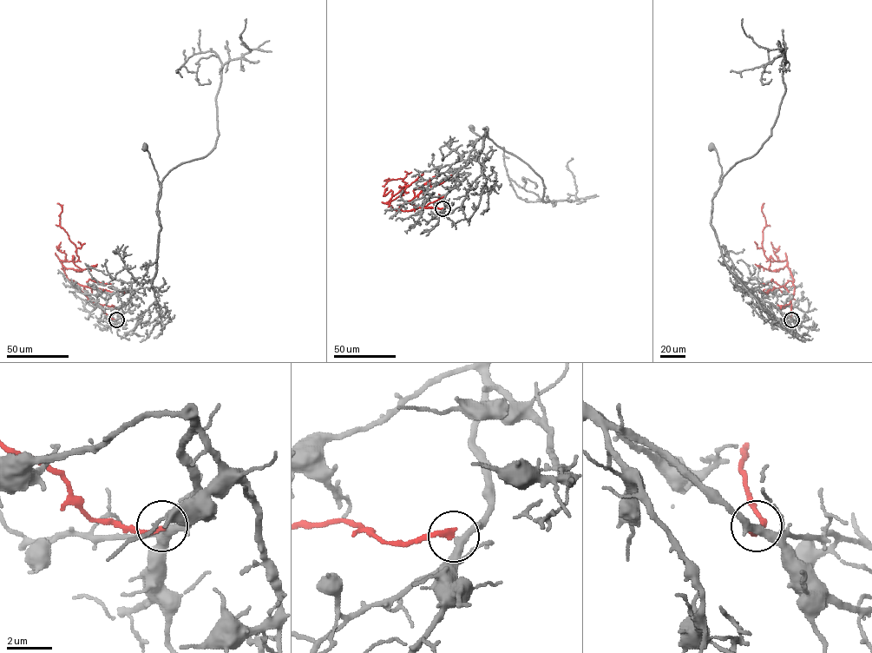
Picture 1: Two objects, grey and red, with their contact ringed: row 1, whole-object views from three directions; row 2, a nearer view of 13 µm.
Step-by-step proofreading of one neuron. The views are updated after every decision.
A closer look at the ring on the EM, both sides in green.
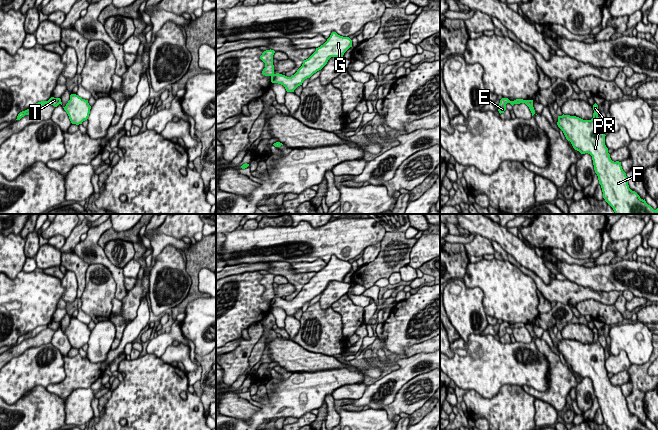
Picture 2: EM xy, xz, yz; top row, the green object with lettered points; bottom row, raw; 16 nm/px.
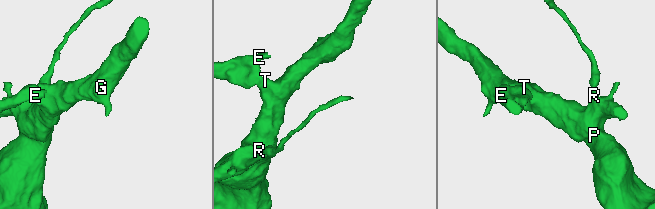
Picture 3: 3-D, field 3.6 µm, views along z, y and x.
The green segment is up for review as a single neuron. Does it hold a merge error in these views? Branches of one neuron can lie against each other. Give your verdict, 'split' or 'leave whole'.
split

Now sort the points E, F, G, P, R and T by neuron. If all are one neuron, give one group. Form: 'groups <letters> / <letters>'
groups E / F G P R T

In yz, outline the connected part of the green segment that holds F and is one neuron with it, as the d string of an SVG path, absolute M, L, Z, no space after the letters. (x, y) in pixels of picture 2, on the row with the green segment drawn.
M593 105L593 118L583 120L576 116L558 116L558 127L573 148L592 156L595 173L601 185L603 198L615 214L658 214L645 199L629 188L621 162L612 161L605 145L605 125L598 117L598 105Z

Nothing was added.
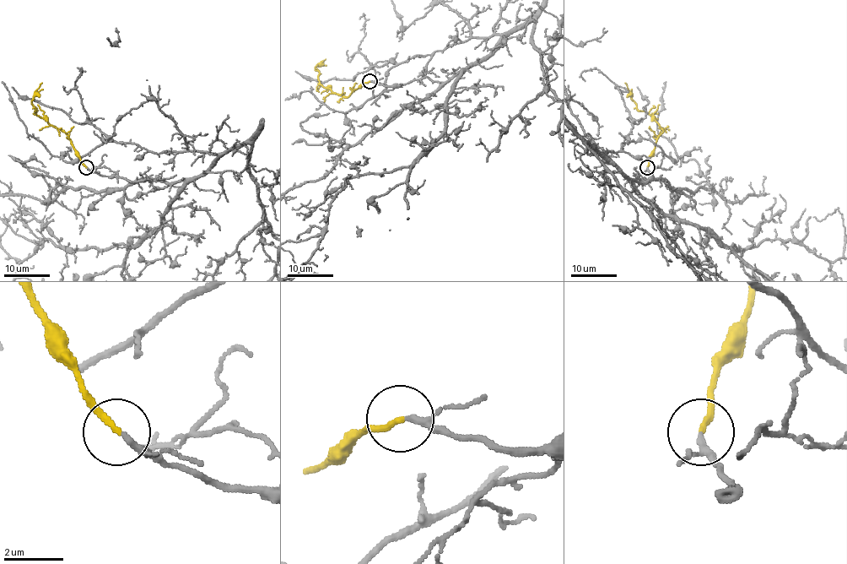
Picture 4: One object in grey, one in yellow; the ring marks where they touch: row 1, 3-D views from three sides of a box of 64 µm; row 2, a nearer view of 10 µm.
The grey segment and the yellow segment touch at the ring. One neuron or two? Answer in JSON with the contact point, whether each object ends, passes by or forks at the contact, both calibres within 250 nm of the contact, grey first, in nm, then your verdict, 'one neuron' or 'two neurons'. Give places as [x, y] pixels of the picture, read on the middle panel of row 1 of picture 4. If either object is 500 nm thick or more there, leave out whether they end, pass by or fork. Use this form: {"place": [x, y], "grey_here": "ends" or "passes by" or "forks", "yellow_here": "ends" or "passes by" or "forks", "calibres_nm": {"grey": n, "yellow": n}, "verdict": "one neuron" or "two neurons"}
{"place": [369, 81], "grey_here": "passes by", "yellow_here": "ends", "calibres_nm": {"grey": 150, "yellow": 200}, "verdict": "one neuron"}

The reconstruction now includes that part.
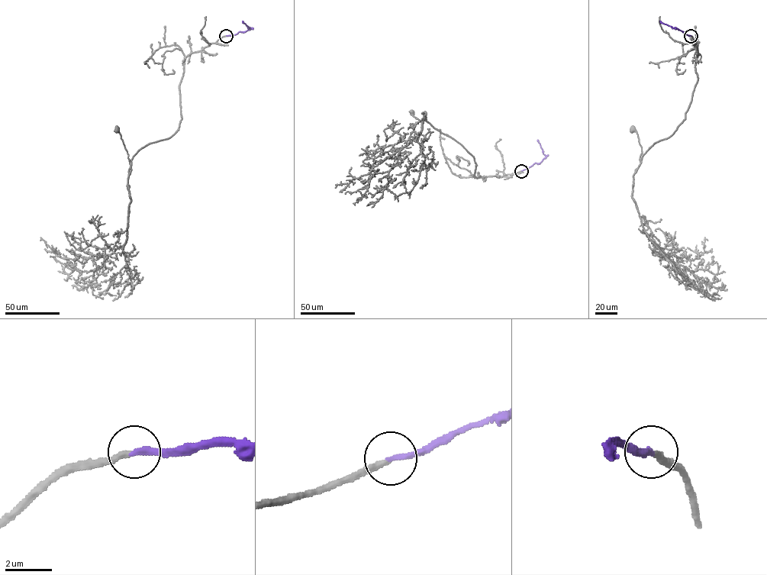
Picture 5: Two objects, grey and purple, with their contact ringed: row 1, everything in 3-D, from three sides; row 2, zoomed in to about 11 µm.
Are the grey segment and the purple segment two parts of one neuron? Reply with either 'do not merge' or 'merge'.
merge

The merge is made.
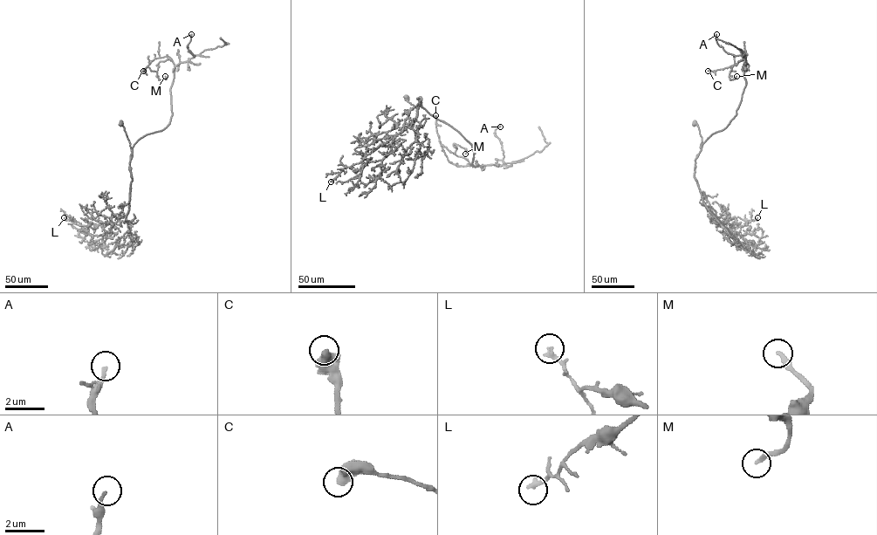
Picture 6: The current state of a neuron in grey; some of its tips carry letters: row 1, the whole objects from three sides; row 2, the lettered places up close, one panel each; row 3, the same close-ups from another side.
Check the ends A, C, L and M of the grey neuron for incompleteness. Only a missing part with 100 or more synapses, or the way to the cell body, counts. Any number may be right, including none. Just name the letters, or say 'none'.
none

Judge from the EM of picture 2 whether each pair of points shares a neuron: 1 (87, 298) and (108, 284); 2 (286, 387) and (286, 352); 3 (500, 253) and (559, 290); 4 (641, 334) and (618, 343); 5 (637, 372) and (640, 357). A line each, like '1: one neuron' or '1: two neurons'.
1: one neuron
2: two neurons
3: one neuron
4: one neuron
5: two neurons

